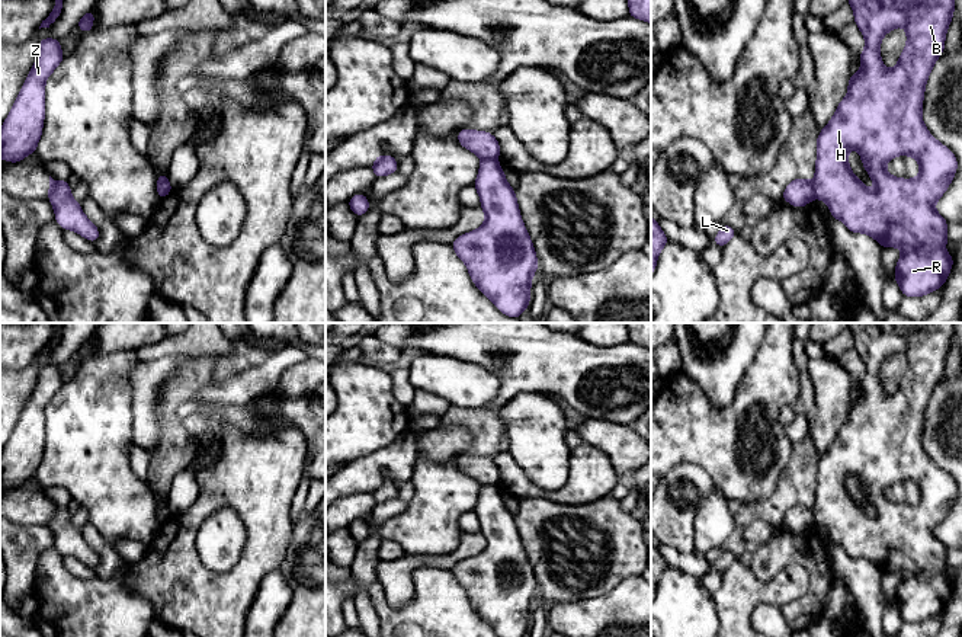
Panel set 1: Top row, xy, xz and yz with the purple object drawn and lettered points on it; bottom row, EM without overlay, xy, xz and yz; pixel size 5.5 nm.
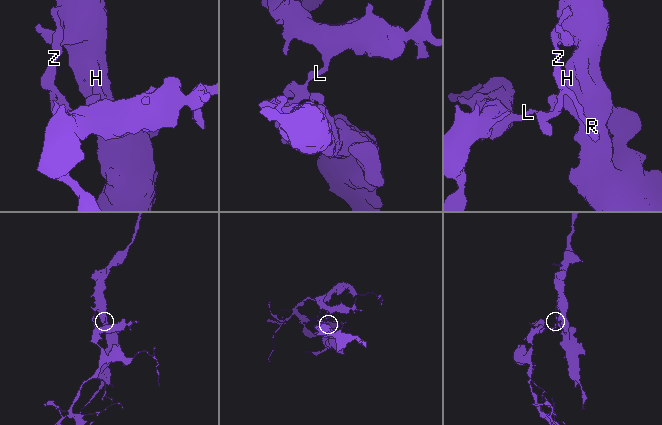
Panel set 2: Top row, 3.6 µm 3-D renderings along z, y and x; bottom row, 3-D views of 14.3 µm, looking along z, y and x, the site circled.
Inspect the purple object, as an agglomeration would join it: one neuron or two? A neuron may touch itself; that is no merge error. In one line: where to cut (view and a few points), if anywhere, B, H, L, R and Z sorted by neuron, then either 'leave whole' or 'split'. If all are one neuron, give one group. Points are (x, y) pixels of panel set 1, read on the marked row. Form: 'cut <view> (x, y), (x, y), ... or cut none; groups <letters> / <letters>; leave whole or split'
cut xz (496, 157), (483, 160); groups B H R / L Z; split

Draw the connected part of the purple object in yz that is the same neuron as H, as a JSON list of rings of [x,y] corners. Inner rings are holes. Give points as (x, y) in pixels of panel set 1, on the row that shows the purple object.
[[[847,0],[854,13],[854,23],[865,36],[866,45],[859,58],[862,70],[850,74],[847,96],[838,103],[836,113],[817,138],[815,177],[812,180],[814,196],[824,201],[831,218],[843,221],[852,233],[865,233],[873,237],[882,247],[901,247],[902,255],[897,260],[892,276],[904,297],[923,297],[945,285],[953,266],[953,257],[945,250],[947,239],[947,221],[934,209],[934,204],[947,191],[956,170],[955,154],[940,144],[924,127],[921,108],[929,74],[936,60],[943,54],[947,26],[952,22],[955,0]],[[904,26],[907,45],[897,65],[886,70],[881,60],[881,41],[885,33]],[[849,150],[860,153],[862,163],[875,183],[869,191],[849,166]],[[895,156],[911,156],[920,163],[920,175],[914,179],[891,176],[885,166]]]

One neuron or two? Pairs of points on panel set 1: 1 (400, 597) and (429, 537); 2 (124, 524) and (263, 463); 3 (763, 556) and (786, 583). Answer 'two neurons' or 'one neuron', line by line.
1: two neurons
2: two neurons
3: two neurons

